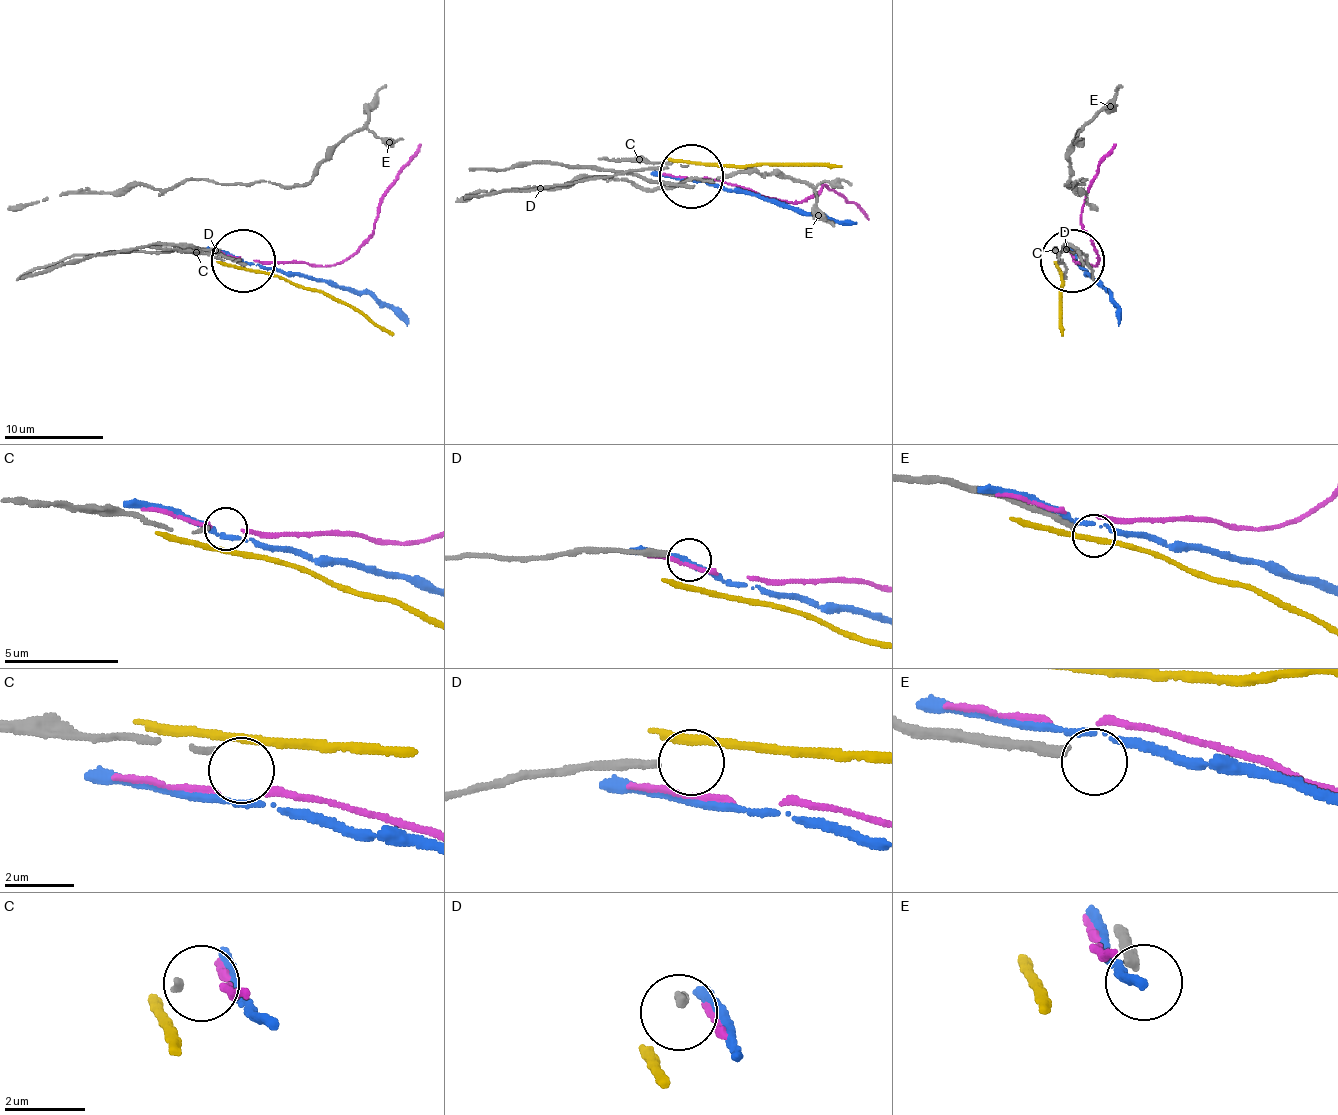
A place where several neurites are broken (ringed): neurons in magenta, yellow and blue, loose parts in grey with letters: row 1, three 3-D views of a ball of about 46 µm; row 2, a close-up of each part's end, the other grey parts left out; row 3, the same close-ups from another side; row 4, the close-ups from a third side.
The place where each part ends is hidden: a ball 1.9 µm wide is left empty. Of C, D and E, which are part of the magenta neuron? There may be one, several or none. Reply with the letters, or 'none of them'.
none of them

